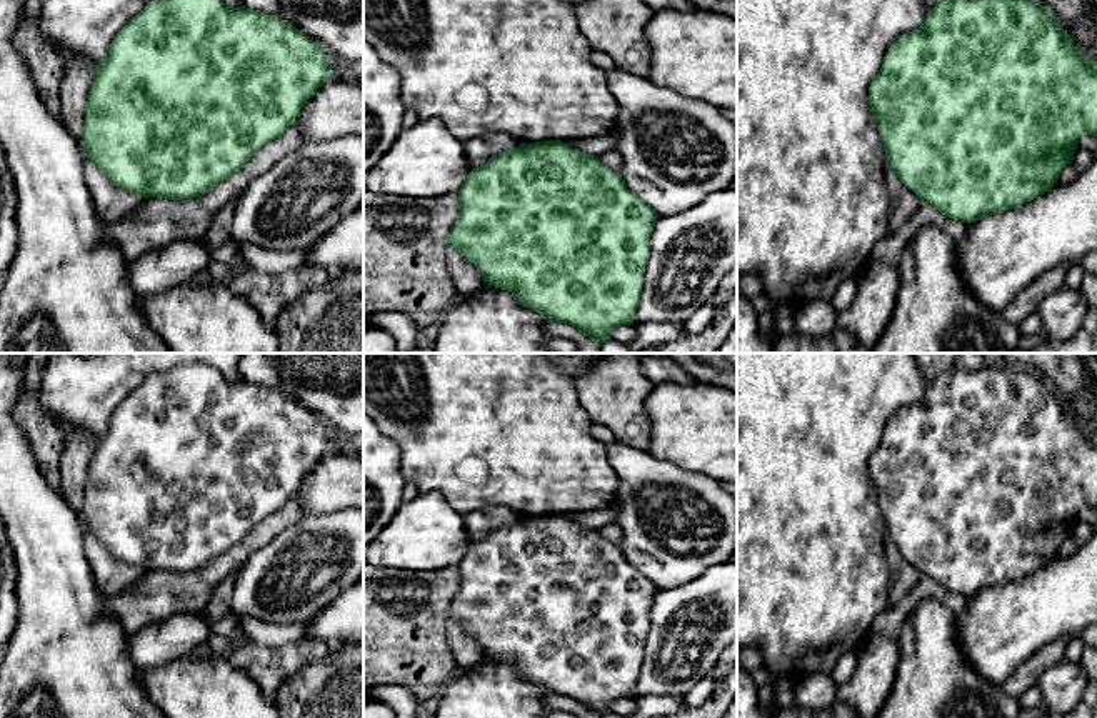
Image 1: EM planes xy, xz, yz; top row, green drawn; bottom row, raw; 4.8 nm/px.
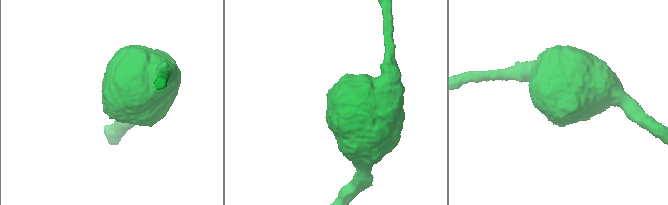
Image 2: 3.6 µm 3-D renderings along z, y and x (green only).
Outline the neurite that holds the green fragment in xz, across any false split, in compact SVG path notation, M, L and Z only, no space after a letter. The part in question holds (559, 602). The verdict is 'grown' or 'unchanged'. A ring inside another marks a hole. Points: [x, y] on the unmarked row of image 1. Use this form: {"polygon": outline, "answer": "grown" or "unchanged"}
{"polygon": "M545 513L535 516L520 516L518 520L492 530L485 538L472 541L458 566L458 590L450 603L447 618L458 623L473 636L483 656L498 663L510 663L518 675L532 685L543 686L557 696L569 696L595 716L610 713L610 705L620 698L632 698L634 686L640 676L645 648L645 635L650 628L650 608L659 588L630 565L617 543L604 538L599 530L585 528L560 513Z", "answer": "unchanged"}

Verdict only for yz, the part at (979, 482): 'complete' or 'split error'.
complete

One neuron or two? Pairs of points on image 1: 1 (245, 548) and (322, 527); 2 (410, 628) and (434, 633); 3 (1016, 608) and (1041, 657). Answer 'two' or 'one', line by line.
1: two
2: one
3: two

